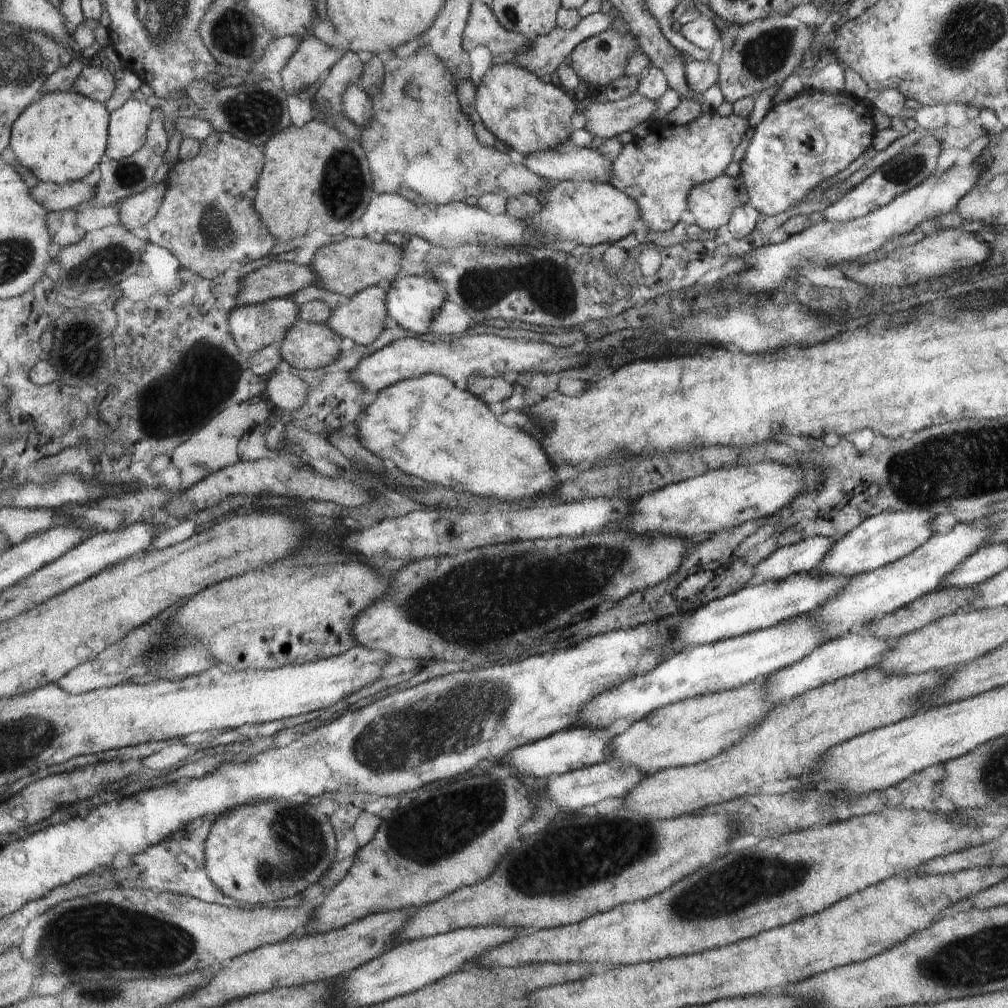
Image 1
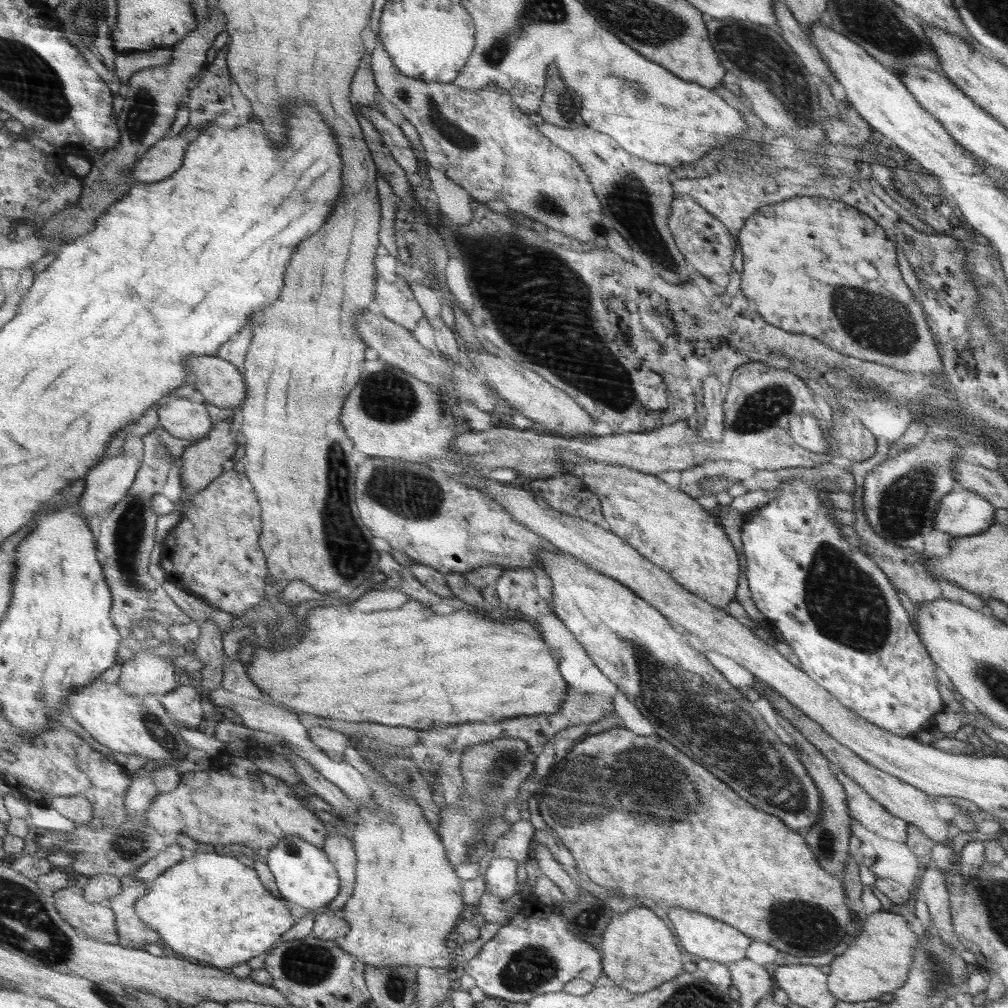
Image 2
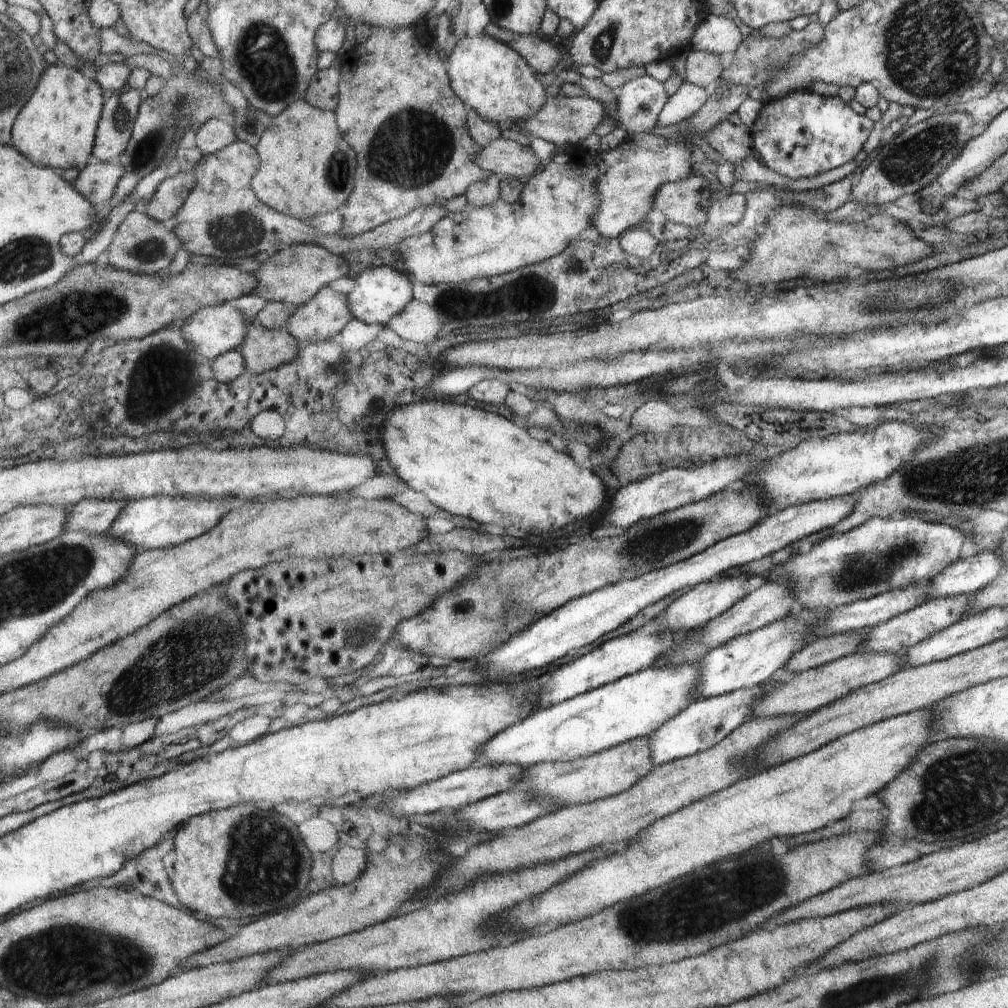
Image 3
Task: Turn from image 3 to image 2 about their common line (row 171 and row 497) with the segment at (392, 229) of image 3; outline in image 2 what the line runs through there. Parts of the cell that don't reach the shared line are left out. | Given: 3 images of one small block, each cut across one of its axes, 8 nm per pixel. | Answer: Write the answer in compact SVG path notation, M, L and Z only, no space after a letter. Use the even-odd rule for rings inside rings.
M232 470L225 472L193 499L192 510L183 514L182 520L174 527L162 544L160 564L164 567L167 580L184 591L211 602L216 608L242 616L248 608L256 606L264 598L264 578L266 559L260 549L259 537L262 533L260 521L260 501L256 489L246 473Z

